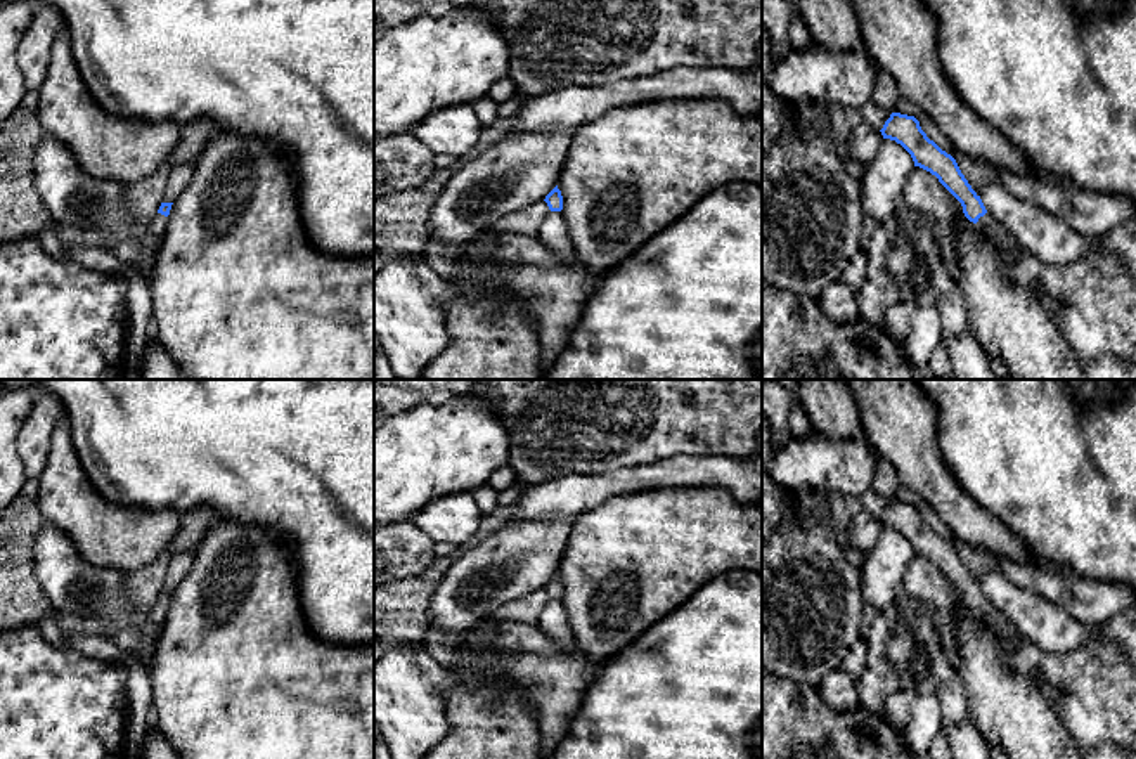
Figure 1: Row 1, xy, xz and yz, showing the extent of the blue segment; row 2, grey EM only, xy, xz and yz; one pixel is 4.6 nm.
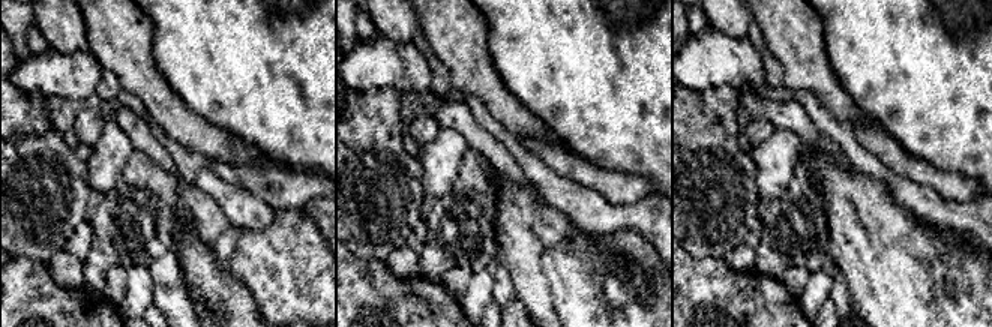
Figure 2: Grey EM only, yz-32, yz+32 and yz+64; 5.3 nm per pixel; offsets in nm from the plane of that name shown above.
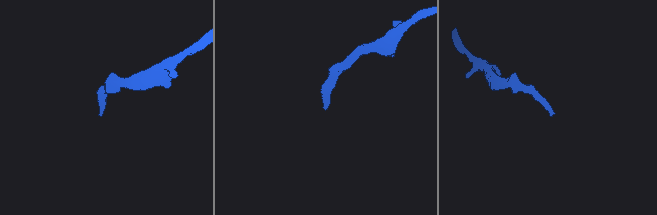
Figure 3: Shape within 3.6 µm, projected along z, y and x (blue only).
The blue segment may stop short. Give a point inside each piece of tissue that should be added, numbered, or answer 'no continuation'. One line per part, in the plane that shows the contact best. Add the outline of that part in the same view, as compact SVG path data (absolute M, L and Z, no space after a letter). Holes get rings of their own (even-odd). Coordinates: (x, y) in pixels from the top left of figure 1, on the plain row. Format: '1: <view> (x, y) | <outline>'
1: yz (1003, 628) | M987 600L978 607L977 615L994 631L999 639L999 646L1004 652L1017 648L1017 643L1013 639L1017 627L997 607Z

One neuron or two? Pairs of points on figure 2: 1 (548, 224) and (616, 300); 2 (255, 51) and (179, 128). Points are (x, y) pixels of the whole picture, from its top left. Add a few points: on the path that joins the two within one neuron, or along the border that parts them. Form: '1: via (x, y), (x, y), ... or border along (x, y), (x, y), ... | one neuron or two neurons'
1: border along (602, 249), (623, 261), (602, 285), (622, 309) | two neurons
2: border along (171, 86), (194, 111), (225, 129) | two neurons

